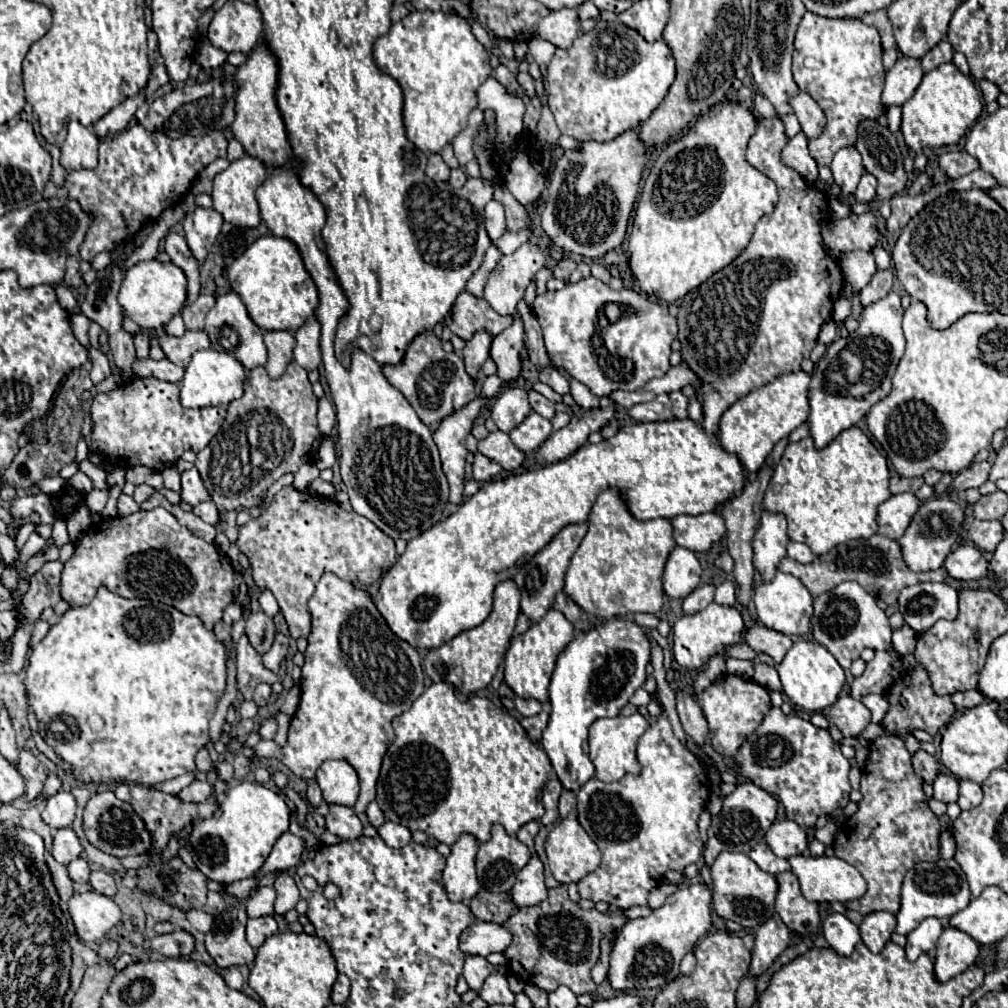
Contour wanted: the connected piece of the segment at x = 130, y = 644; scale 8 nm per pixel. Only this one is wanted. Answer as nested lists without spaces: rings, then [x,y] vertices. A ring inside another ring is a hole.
[[[99,588],[97,596],[89,606],[69,608],[61,616],[61,620],[55,626],[51,626],[49,634],[33,648],[29,656],[25,682],[29,692],[29,706],[35,710],[35,716],[39,722],[39,734],[61,760],[73,766],[71,770],[67,770],[67,774],[71,774],[75,780],[83,784],[125,782],[125,784],[153,786],[195,770],[195,754],[199,752],[199,748],[203,748],[209,742],[209,720],[213,718],[217,702],[225,692],[225,680],[227,680],[225,662],[227,662],[225,646],[217,642],[215,634],[207,630],[197,616],[187,616],[175,610],[173,606],[153,602],[153,600],[127,600],[109,592],[107,588]]]

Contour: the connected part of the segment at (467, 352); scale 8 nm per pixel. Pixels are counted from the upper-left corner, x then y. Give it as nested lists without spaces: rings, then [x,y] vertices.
[[[477,332],[471,340],[467,340],[467,344],[463,348],[463,360],[465,360],[467,374],[471,374],[471,378],[475,378],[475,380],[479,376],[479,370],[481,370],[483,362],[489,358],[491,340],[493,340],[491,334]]]

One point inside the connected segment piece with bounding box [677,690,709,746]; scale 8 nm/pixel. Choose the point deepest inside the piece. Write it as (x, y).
(690, 714)

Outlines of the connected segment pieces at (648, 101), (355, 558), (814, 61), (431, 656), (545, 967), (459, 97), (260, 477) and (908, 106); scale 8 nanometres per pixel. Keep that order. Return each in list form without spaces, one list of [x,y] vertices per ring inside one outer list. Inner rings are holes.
[[[599,20],[597,26],[579,36],[571,48],[557,48],[553,60],[547,66],[547,86],[549,86],[549,108],[555,116],[559,130],[567,136],[573,136],[581,142],[597,140],[609,142],[621,136],[627,130],[641,126],[651,112],[663,102],[671,82],[675,80],[675,60],[671,56],[669,46],[663,40],[647,42],[635,30],[627,26],[615,24],[615,28],[607,20]]]
[[[291,486],[277,492],[259,518],[239,528],[237,546],[249,558],[255,584],[275,594],[293,638],[309,636],[311,616],[307,602],[323,572],[333,572],[353,584],[371,586],[383,578],[397,558],[393,540],[371,520],[345,512],[323,496],[315,498]]]
[[[805,12],[797,34],[795,34],[795,54],[793,54],[793,76],[803,92],[807,92],[825,112],[827,126],[819,138],[809,140],[809,152],[815,158],[817,166],[829,166],[835,152],[843,146],[851,146],[857,140],[857,124],[863,118],[877,118],[885,112],[881,104],[885,68],[881,64],[881,40],[879,32],[873,26],[865,26],[861,20],[833,20],[823,18],[813,12]]]
[[[505,580],[505,582],[497,584],[495,602],[493,602],[493,610],[491,610],[489,618],[483,624],[457,634],[453,640],[445,642],[443,646],[429,650],[423,660],[425,674],[433,682],[453,684],[455,688],[459,688],[461,694],[471,694],[475,690],[485,688],[491,682],[493,674],[497,672],[497,668],[509,648],[515,620],[519,616],[519,600],[521,600],[521,592],[513,580]]]
[[[565,886],[551,888],[541,904],[519,908],[507,920],[507,930],[513,934],[513,942],[503,950],[503,956],[507,958],[509,970],[525,984],[535,984],[545,992],[553,992],[557,986],[565,984],[577,996],[591,994],[595,990],[591,968],[599,960],[599,942],[619,926],[617,916],[579,908],[579,904],[569,900]]]
[[[411,12],[403,20],[395,22],[391,30],[377,38],[373,46],[375,64],[385,72],[391,74],[401,90],[403,90],[403,124],[407,138],[423,152],[439,152],[445,144],[449,144],[465,126],[471,110],[477,106],[475,90],[489,78],[491,64],[489,52],[485,46],[471,34],[467,22],[455,12]]]
[[[291,362],[279,380],[267,376],[265,368],[253,368],[245,380],[245,392],[227,408],[227,418],[217,436],[217,450],[197,452],[195,468],[219,512],[253,508],[265,490],[283,474],[295,474],[301,464],[315,460],[321,432],[317,428],[317,398],[307,370]]]
[[[943,64],[927,72],[915,94],[903,104],[901,134],[905,138],[905,144],[915,152],[921,152],[923,148],[957,144],[975,124],[981,110],[983,104],[975,82],[969,76],[961,74],[955,64]]]

